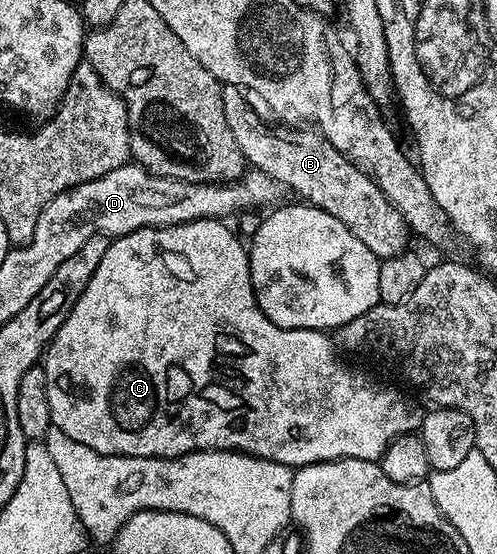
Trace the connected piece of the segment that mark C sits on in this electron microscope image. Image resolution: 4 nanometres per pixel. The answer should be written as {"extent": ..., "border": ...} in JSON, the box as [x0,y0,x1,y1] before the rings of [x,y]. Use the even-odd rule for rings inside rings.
{"extent":[41,220,424,469],"border":[[[194,220],[188,224],[174,224],[168,228],[142,228],[124,236],[116,236],[108,243],[105,258],[101,258],[101,266],[97,266],[97,270],[93,270],[93,278],[89,278],[89,286],[85,286],[85,290],[81,294],[81,298],[77,298],[69,318],[65,318],[65,322],[61,322],[57,334],[51,339],[51,343],[47,345],[41,357],[41,367],[45,370],[45,390],[49,394],[49,414],[51,415],[52,425],[65,430],[65,434],[69,434],[69,438],[73,438],[73,442],[81,442],[81,446],[89,446],[89,450],[97,450],[101,454],[109,454],[110,456],[160,456],[166,460],[171,460],[174,456],[183,456],[186,452],[209,452],[212,450],[217,452],[244,452],[257,458],[289,464],[292,469],[302,468],[305,464],[316,464],[326,460],[344,460],[345,458],[379,462],[385,454],[386,448],[399,435],[418,433],[423,427],[424,409],[419,409],[401,389],[394,388],[391,384],[382,384],[381,381],[374,380],[369,373],[358,372],[357,369],[343,364],[342,358],[344,359],[344,357],[337,351],[334,339],[326,331],[317,328],[282,328],[273,322],[269,322],[269,318],[265,318],[265,314],[257,306],[257,298],[251,285],[251,258],[248,245],[244,241],[242,244],[235,237],[234,230],[226,228],[225,225],[226,223],[223,220]]]}

